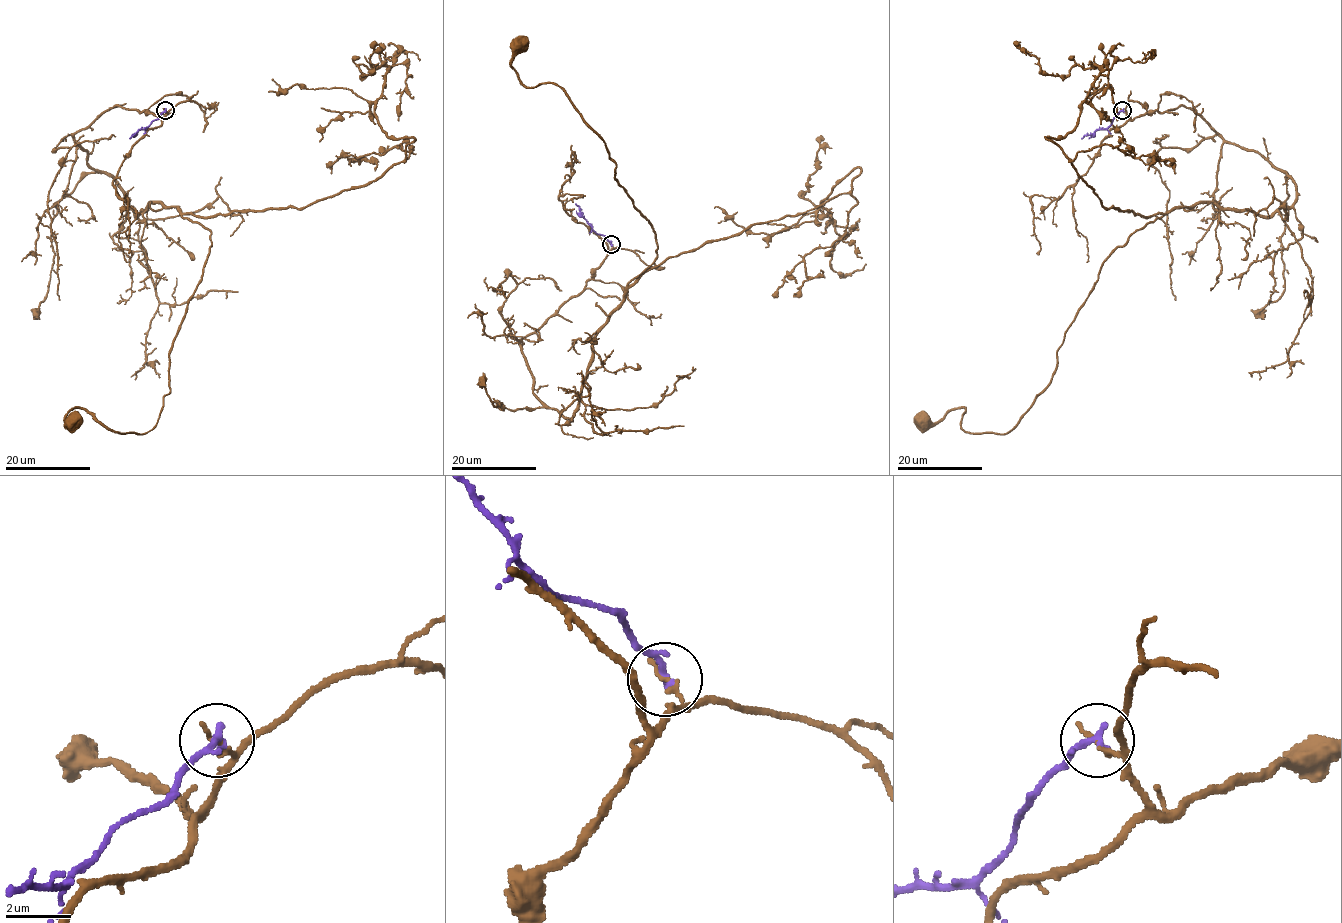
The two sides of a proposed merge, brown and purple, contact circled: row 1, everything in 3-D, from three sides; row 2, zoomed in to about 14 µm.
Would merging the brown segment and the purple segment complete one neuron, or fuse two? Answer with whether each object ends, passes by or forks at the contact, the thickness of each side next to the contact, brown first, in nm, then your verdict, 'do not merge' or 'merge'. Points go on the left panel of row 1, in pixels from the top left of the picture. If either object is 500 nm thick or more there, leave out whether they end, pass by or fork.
brown ends there; purple ends there; 140 nm thick on the brown side, 240 nm on the other; do not merge

